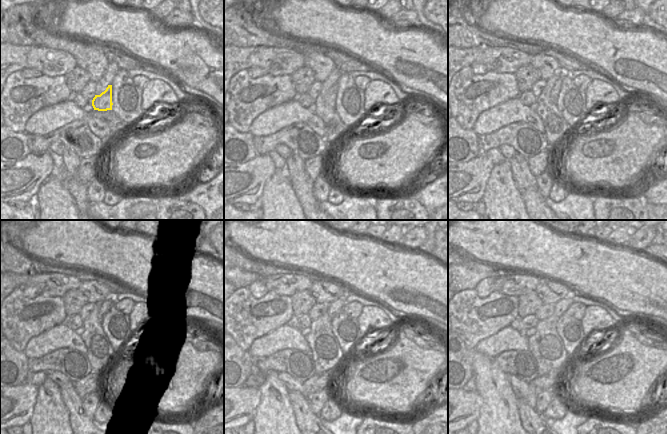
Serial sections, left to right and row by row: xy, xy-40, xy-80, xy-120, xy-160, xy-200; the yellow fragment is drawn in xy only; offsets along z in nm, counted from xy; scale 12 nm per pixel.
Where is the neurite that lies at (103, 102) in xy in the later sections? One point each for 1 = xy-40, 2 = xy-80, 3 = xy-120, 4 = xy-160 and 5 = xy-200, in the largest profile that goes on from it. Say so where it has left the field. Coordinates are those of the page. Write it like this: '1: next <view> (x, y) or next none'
1: next xy-40 (330, 97)
2: next xy-80 (556, 88)
3: next xy-120 (108, 303)
4: next xy-160 (335, 307)
5: next xy-200 (561, 307)

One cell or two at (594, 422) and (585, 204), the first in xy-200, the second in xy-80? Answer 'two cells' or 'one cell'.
two cells

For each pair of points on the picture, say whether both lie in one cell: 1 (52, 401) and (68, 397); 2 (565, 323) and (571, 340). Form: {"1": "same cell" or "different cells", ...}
{"1": "different cells", "2": "same cell"}

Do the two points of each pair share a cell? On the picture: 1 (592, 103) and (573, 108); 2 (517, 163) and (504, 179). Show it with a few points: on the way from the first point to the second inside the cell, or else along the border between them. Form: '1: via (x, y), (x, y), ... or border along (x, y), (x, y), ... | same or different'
1: border along (584, 91), (584, 106), (591, 112) | different
2: border along (509, 160), (512, 179), (519, 193) | different

